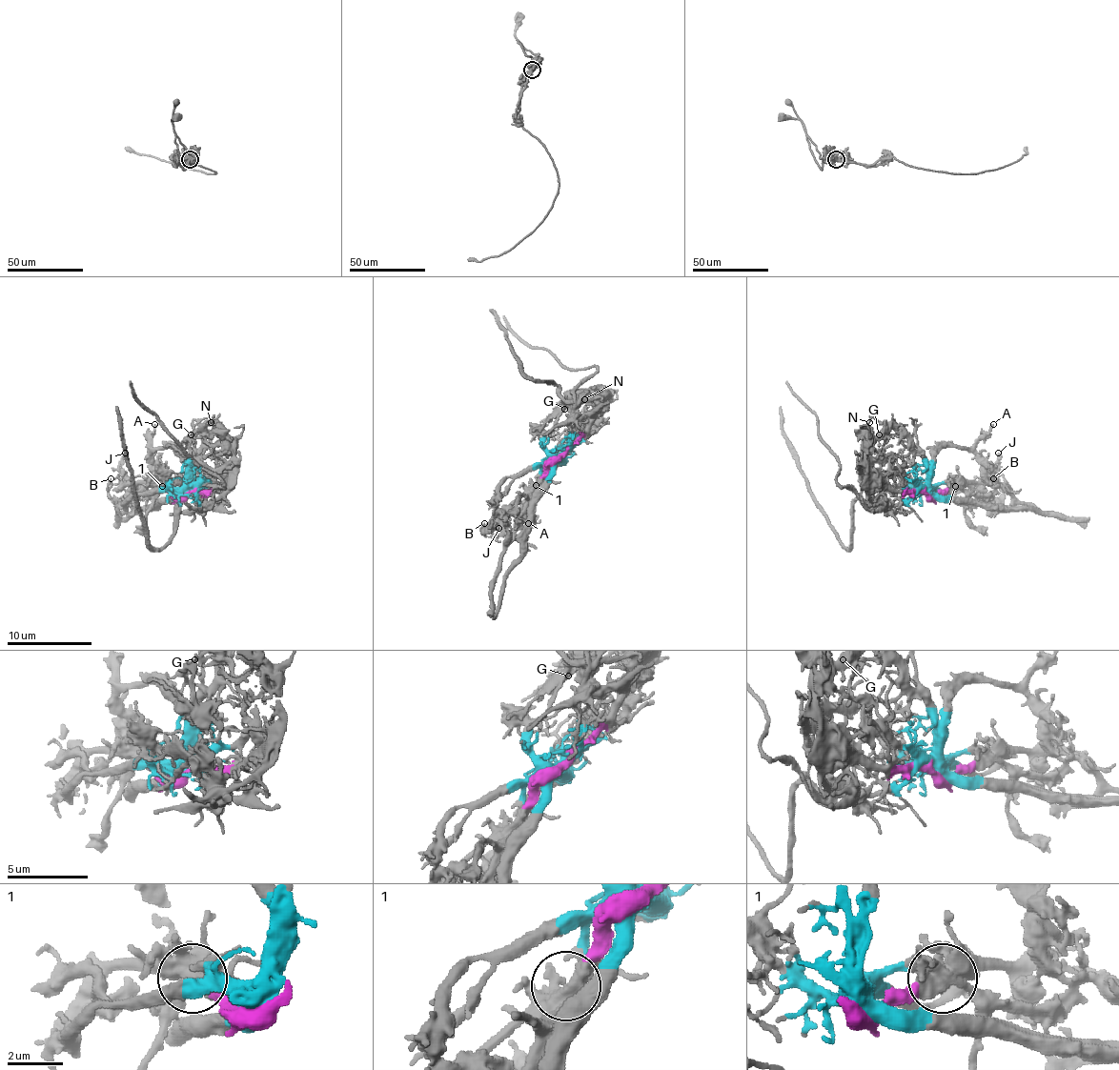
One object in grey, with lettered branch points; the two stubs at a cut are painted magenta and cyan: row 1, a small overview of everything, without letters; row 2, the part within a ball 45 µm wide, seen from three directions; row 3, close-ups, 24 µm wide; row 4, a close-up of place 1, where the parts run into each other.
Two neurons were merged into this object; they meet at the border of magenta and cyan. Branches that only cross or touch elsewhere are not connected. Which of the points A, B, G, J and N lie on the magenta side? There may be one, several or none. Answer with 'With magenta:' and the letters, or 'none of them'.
With magenta: B, G, J, N

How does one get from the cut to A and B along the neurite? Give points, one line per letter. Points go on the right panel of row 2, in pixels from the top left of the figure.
A: (925, 491), (927, 463), (945, 446), (972, 446), (993, 425)
B: (925, 493), (932, 496), (945, 494), (960, 484), (974, 484), (987, 498), (995, 498), (1002, 491), (993, 477)

